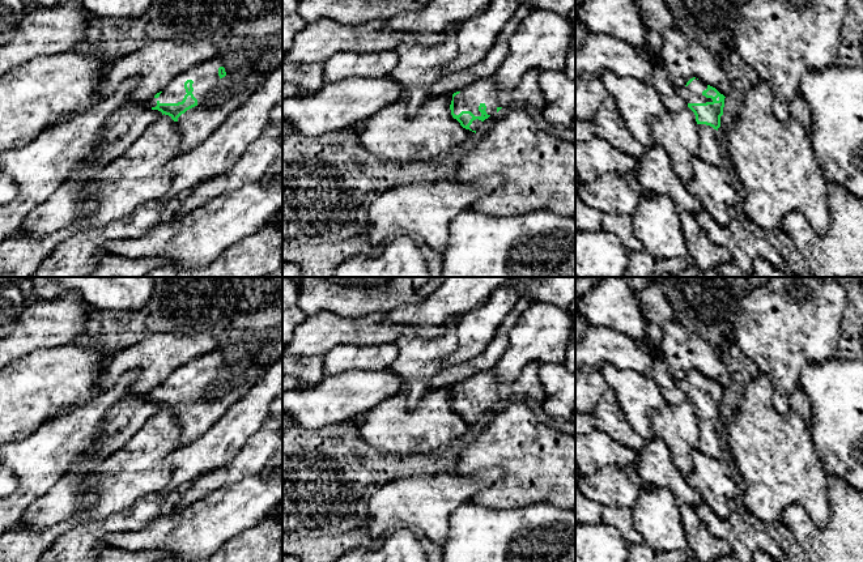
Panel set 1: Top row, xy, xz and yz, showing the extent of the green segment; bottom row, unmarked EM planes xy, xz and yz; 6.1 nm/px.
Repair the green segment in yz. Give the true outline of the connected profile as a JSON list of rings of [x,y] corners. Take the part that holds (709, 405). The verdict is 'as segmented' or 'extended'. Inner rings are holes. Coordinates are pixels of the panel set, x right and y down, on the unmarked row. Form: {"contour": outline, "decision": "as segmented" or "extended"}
{"contour": [[[696,370],[677,382],[677,386],[696,408],[700,429],[697,450],[720,460],[722,450],[717,423],[720,420],[726,389]]], "decision": "extended"}

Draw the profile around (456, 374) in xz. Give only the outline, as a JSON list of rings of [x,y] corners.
[[[520,297],[514,308],[507,314],[503,323],[498,327],[496,336],[489,345],[475,358],[443,367],[433,375],[429,379],[430,391],[462,384],[480,372],[493,369],[507,348],[509,331],[531,305],[532,302],[528,298]]]

